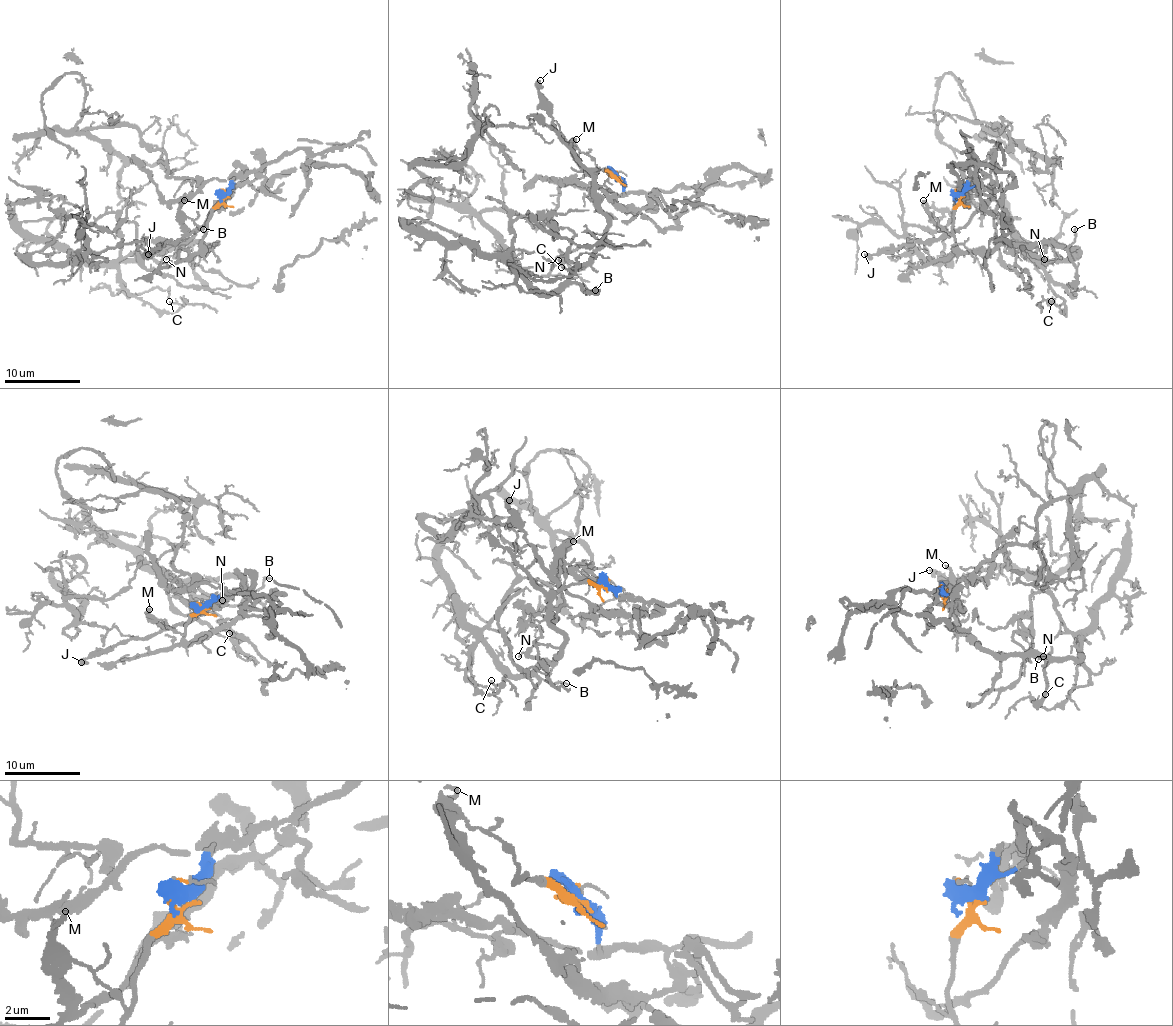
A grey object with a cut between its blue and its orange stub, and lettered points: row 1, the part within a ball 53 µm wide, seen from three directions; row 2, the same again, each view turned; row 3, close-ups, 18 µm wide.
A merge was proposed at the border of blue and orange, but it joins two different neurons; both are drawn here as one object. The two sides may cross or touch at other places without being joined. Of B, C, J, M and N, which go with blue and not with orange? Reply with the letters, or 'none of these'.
J, M

